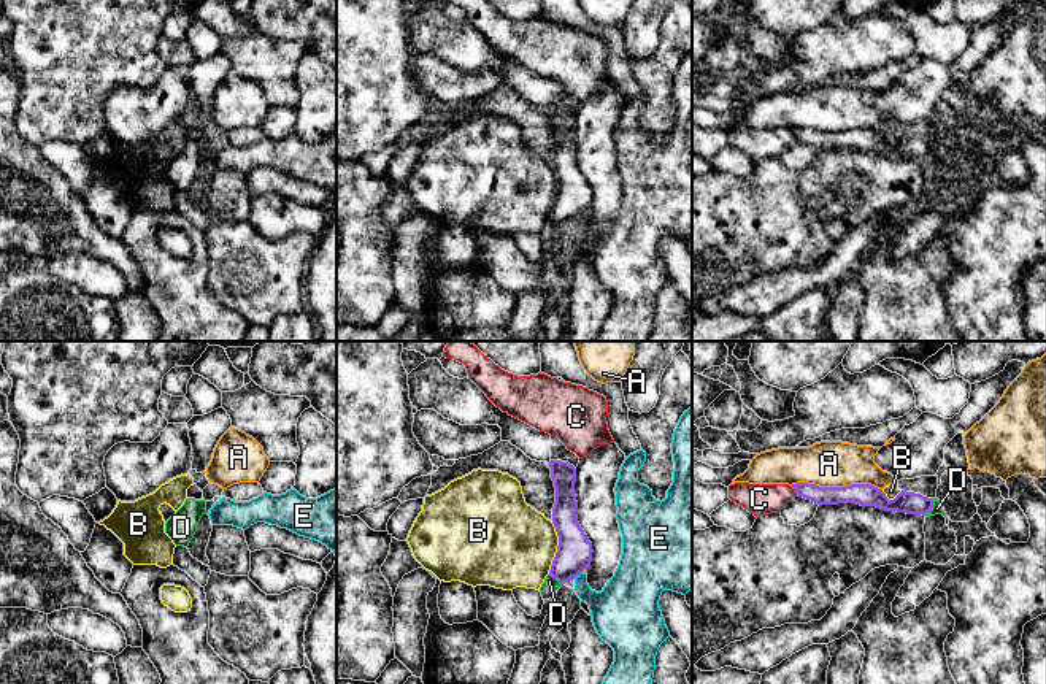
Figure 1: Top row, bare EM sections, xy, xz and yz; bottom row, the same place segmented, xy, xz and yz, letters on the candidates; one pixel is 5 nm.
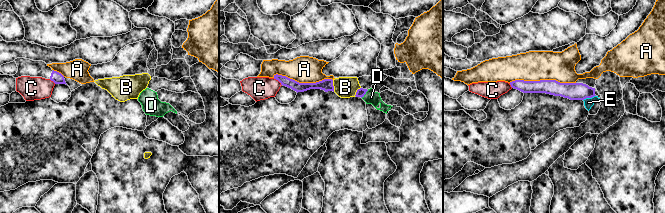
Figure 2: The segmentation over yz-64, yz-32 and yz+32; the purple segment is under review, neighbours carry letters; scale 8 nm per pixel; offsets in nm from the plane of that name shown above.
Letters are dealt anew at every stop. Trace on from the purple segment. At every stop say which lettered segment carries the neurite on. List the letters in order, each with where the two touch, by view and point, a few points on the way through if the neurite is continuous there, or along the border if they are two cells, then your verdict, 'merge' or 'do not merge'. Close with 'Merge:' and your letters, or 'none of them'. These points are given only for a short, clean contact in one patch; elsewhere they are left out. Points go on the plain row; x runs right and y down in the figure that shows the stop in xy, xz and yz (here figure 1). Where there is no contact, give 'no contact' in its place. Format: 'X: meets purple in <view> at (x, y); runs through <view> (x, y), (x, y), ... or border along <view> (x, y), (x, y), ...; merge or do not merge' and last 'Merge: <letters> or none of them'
A: meets purple in yz at (837, 132); do not merge
B: meets purple in xz at (557, 192); border along xz (553, 165), (557, 195), (548, 218); do not merge
C: meets purple in yz at (794, 134); border along yz (791, 130), (797, 138); do not merge
D: meets purple in yz at (932, 151); runs through yz (905, 146), (932, 151), (937, 153); merge
E: meets purple in xz at (576, 219); border along xz (581, 216), (573, 222); do not merge
Merge: D

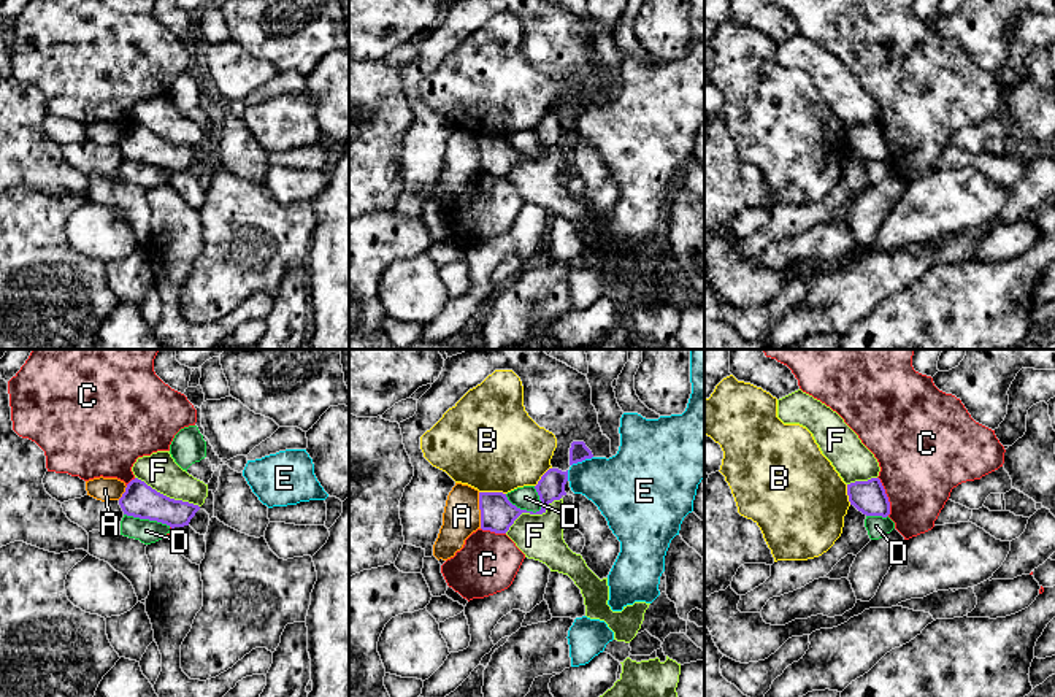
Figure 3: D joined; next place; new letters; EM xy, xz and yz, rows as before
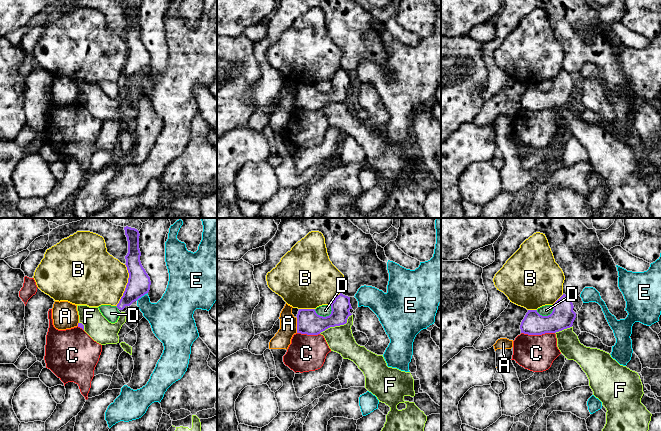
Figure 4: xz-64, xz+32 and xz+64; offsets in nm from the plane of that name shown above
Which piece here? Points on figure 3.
A: meets purple in xz at (479, 153); border along xz (478, 137), (481, 172); do not merge
B: meets purple in xz at (492, 137); do not merge
C: meets purple in yz at (886, 140); border along yz (878, 121), (889, 146), (889, 159); do not merge
D: meets purple in xz at (522, 154); border along xz (505, 138), (521, 153), (533, 156), (541, 153); do not merge
E: meets purple in xz at (581, 105); border along xz (592, 100), (571, 110); do not merge
F: meets purple in xy at (165, 140); border along xy (135, 121), (170, 142), (187, 145), (199, 151); do not merge
Merge: none of them

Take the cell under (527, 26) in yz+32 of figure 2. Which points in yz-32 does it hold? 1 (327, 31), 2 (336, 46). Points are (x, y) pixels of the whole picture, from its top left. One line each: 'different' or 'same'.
1: same
2: different

